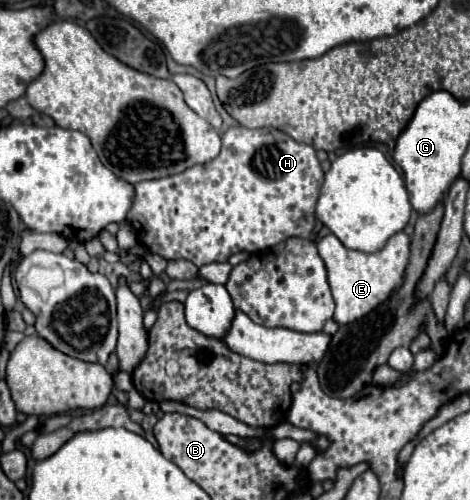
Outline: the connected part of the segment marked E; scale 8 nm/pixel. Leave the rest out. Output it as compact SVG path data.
M399 231L387 241L387 245L381 251L361 253L347 249L333 233L329 233L317 243L317 249L321 259L325 261L329 273L329 285L337 305L333 319L339 325L347 325L377 309L383 301L387 301L395 293L395 289L399 289L399 285L403 285L403 273L407 269L411 253L411 237L405 231Z

